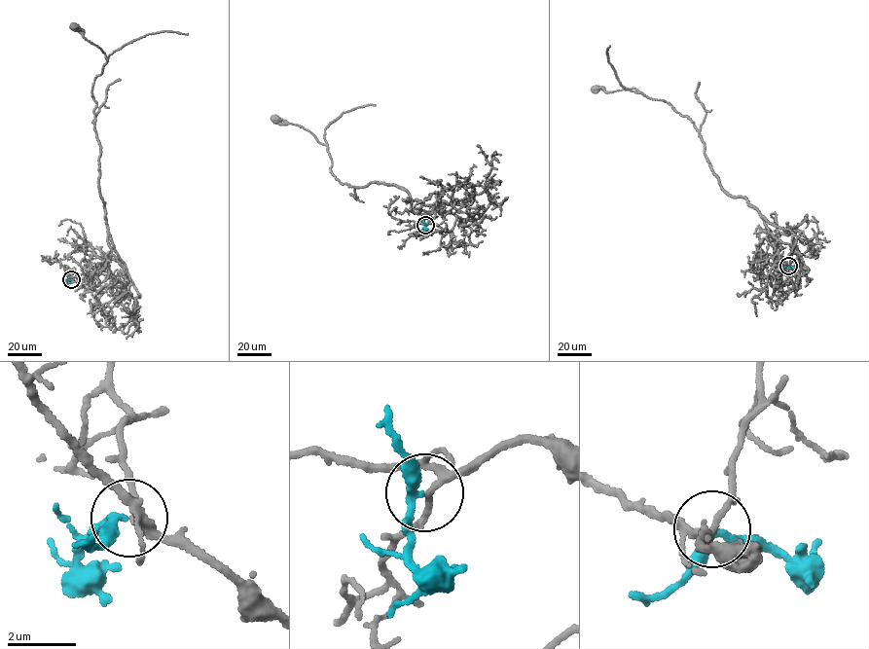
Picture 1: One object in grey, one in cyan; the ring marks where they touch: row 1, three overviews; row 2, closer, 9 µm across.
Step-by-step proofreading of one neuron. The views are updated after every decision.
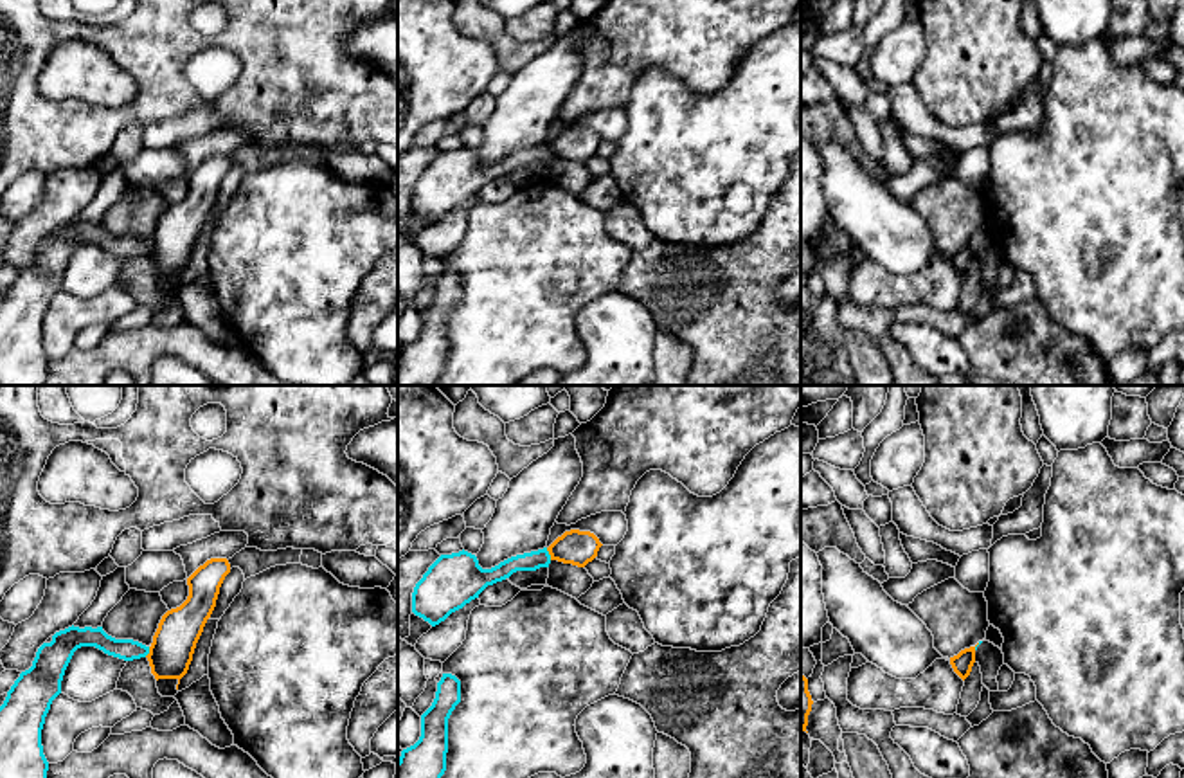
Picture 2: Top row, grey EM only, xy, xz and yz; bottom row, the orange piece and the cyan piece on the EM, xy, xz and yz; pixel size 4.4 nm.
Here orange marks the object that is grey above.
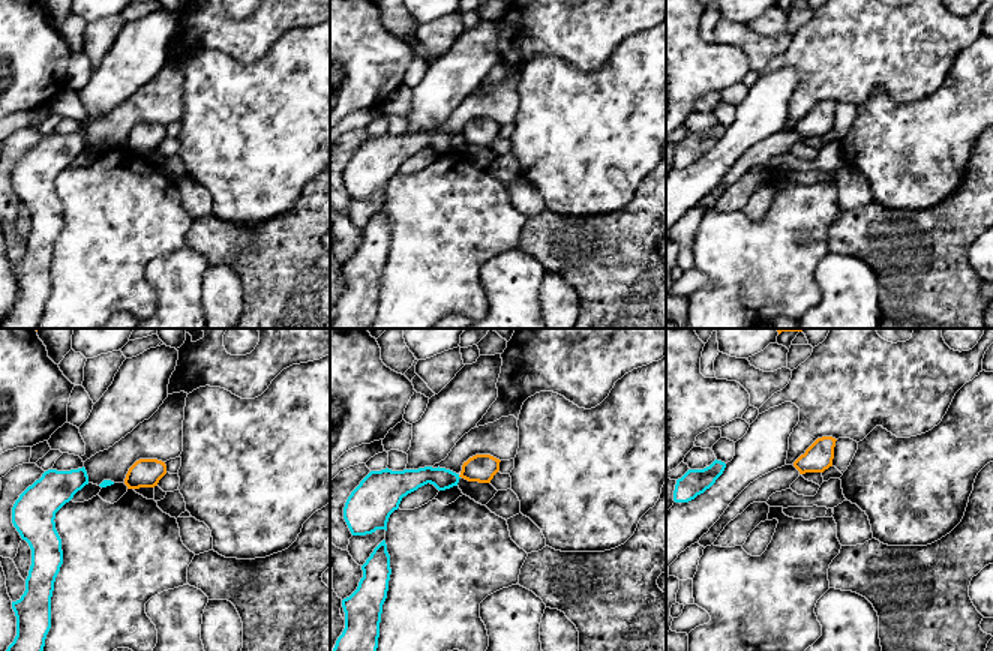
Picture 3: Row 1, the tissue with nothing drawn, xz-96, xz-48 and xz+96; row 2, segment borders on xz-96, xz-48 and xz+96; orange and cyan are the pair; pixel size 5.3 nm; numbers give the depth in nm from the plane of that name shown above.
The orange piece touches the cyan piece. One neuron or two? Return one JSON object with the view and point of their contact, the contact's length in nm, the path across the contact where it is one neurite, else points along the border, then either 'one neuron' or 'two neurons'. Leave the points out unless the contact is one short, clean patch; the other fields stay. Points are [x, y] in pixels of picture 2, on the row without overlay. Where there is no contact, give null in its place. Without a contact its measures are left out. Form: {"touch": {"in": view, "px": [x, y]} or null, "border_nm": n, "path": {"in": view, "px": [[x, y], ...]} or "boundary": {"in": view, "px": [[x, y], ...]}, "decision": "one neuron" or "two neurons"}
{"touch": {"in": "xz", "px": [549, 150]}, "border_nm": 60, "boundary": {"in": "xz", "px": [[546, 144], [551, 155]]}, "decision": "two neurons"}

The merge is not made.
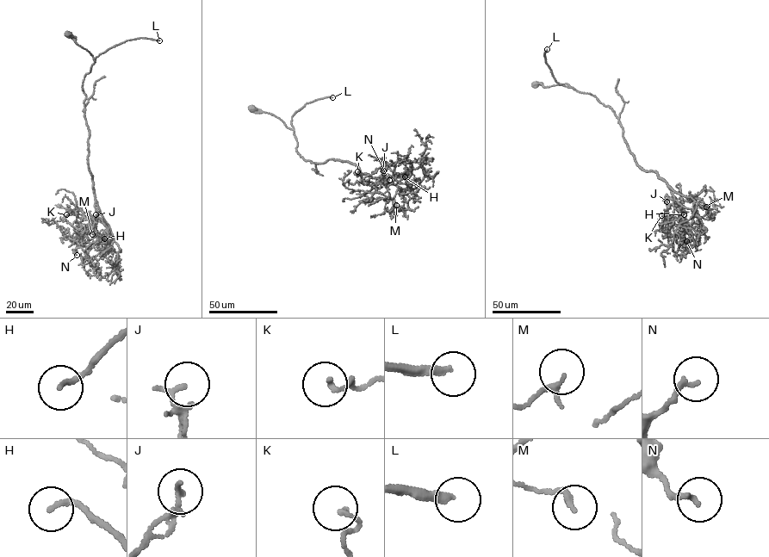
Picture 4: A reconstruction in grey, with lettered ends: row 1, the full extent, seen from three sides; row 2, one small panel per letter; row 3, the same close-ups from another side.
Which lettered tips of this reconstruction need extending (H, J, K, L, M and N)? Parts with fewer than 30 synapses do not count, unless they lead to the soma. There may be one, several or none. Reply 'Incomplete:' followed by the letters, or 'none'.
Incomplete: H, L

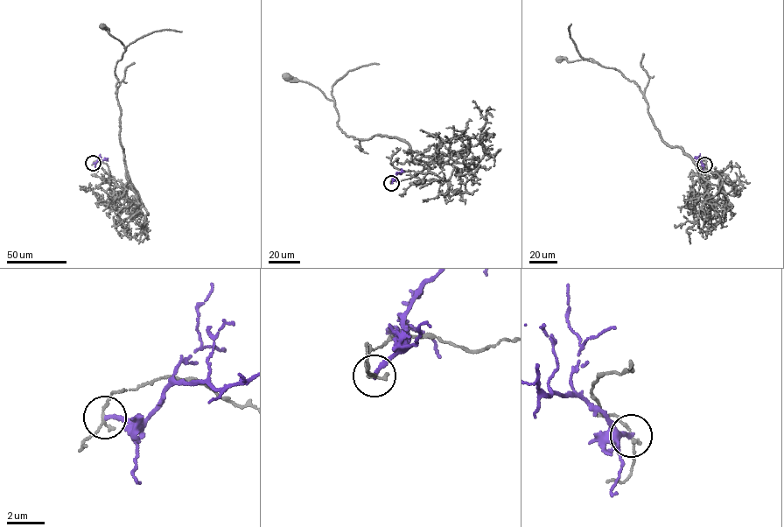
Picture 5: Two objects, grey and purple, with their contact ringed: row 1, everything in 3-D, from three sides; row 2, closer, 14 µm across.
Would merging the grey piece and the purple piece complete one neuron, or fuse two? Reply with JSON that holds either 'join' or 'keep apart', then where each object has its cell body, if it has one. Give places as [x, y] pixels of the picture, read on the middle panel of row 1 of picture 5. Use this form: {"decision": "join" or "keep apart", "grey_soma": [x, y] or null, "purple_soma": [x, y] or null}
{"decision": "keep apart", "grey_soma": [287, 77], "purple_soma": null}

